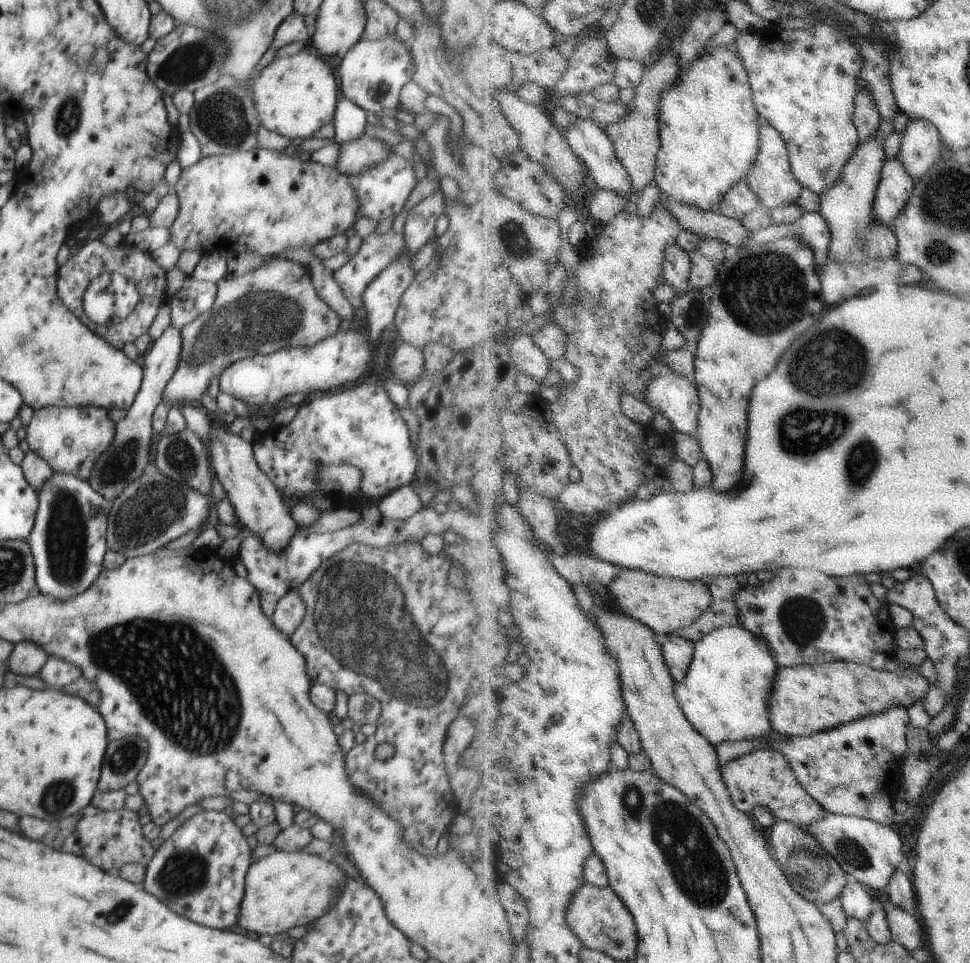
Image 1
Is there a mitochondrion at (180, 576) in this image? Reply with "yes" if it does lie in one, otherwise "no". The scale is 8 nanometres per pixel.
no

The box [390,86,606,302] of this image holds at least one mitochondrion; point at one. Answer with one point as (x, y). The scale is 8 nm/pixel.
(515, 239)

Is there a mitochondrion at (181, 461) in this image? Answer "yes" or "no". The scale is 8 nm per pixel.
yes

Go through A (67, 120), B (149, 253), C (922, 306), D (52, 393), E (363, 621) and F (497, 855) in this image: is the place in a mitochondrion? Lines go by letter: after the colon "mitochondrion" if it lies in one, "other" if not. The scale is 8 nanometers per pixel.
A: mitochondrion
B: other
C: other
D: other
E: mitochondrion
F: other

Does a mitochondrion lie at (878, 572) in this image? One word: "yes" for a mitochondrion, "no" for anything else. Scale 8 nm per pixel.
no

